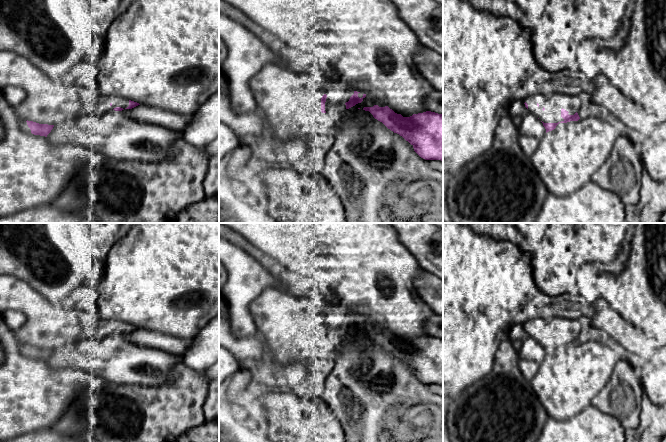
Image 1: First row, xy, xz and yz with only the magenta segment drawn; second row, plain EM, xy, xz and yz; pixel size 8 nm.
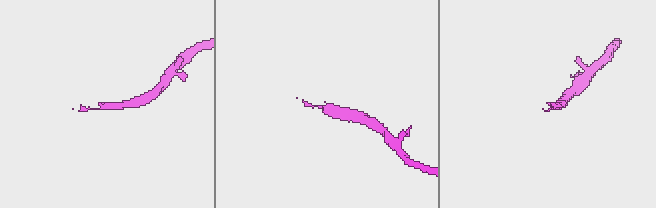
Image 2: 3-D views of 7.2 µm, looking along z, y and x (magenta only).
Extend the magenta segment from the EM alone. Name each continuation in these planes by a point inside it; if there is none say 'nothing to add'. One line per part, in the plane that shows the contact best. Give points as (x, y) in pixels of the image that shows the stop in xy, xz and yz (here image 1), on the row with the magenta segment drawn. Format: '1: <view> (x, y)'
1: yz (553, 103)

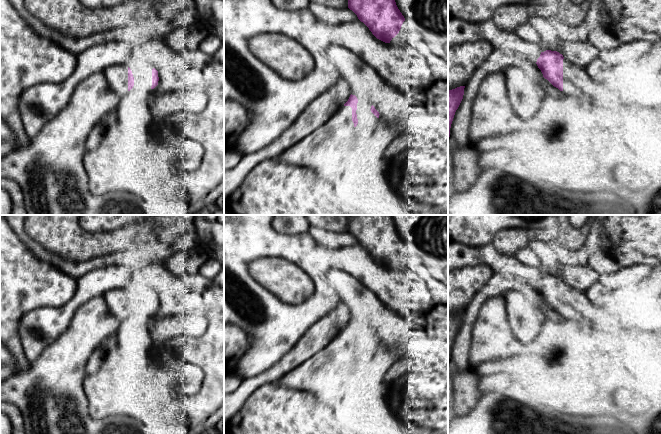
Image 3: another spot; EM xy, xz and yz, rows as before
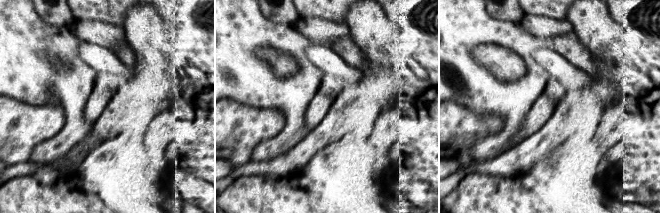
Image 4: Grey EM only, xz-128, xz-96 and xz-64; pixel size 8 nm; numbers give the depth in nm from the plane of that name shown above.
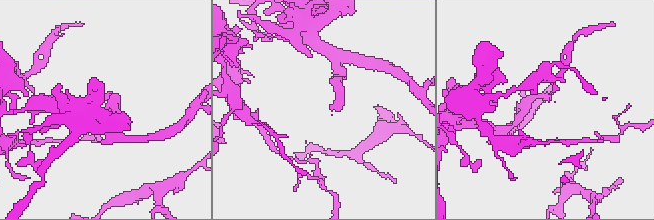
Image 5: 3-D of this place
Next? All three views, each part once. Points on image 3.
1: yz (574, 78)

